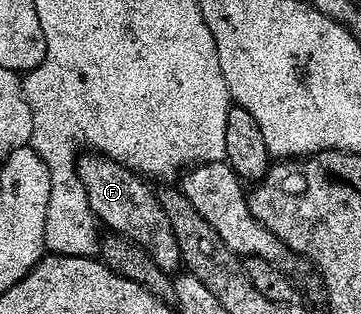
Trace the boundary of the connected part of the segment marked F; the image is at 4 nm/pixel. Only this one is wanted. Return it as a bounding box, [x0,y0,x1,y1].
[77,152,180,272]

